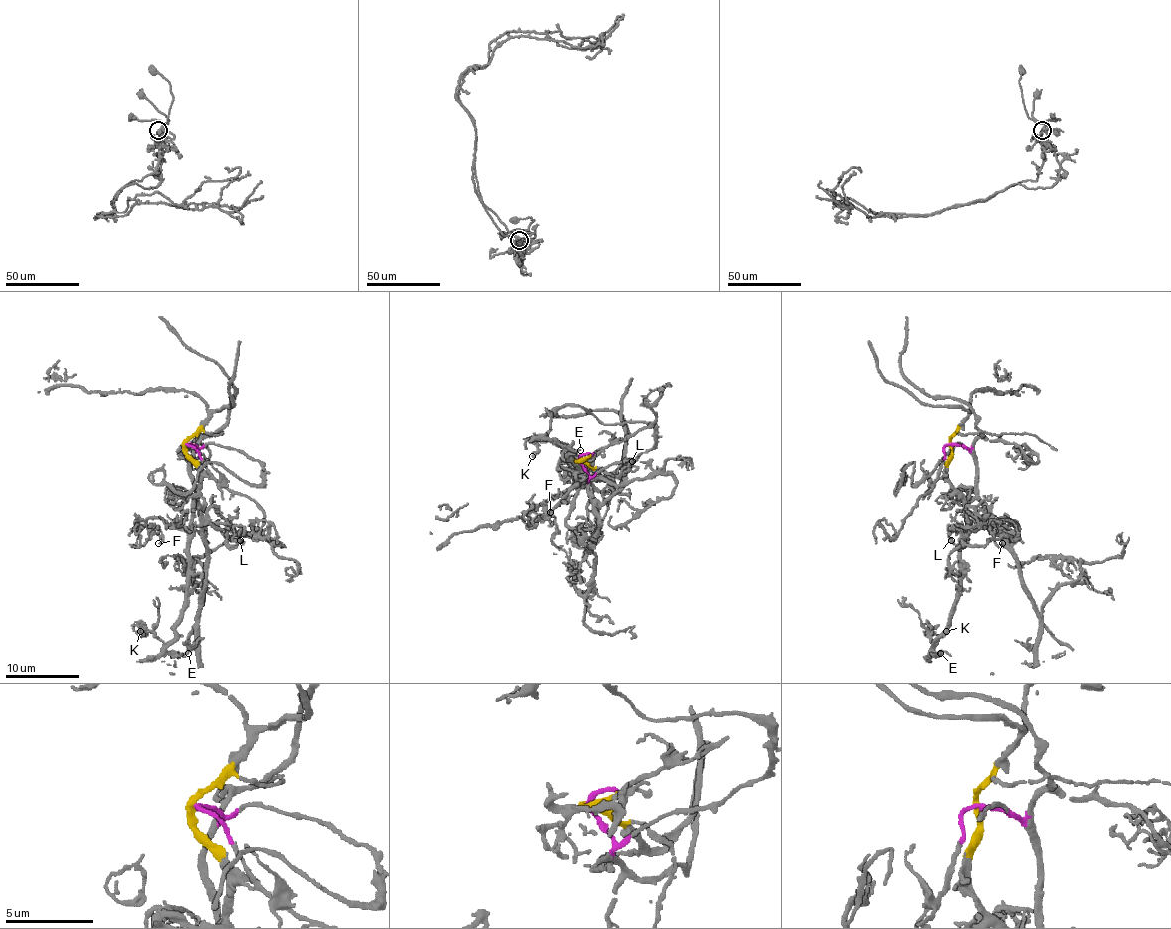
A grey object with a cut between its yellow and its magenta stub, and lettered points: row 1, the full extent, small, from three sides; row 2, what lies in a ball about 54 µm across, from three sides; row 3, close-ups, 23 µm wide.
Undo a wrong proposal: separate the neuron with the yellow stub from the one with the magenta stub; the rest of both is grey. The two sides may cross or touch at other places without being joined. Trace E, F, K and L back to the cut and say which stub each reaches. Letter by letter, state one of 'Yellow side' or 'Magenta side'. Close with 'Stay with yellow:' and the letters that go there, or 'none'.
E: Yellow side
F: Yellow side
K: Yellow side
L: Magenta side
Stay with yellow: E, F, K

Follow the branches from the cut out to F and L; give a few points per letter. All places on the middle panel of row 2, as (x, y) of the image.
F: (577, 460), (588, 456), (591, 458), (591, 466), (553, 508), (538, 519), (553, 521), (555, 517), (551, 512)
L: (577, 460), (588, 479), (582, 486), (588, 495), (599, 503), (606, 501), (621, 486), (625, 458), (632, 460)

